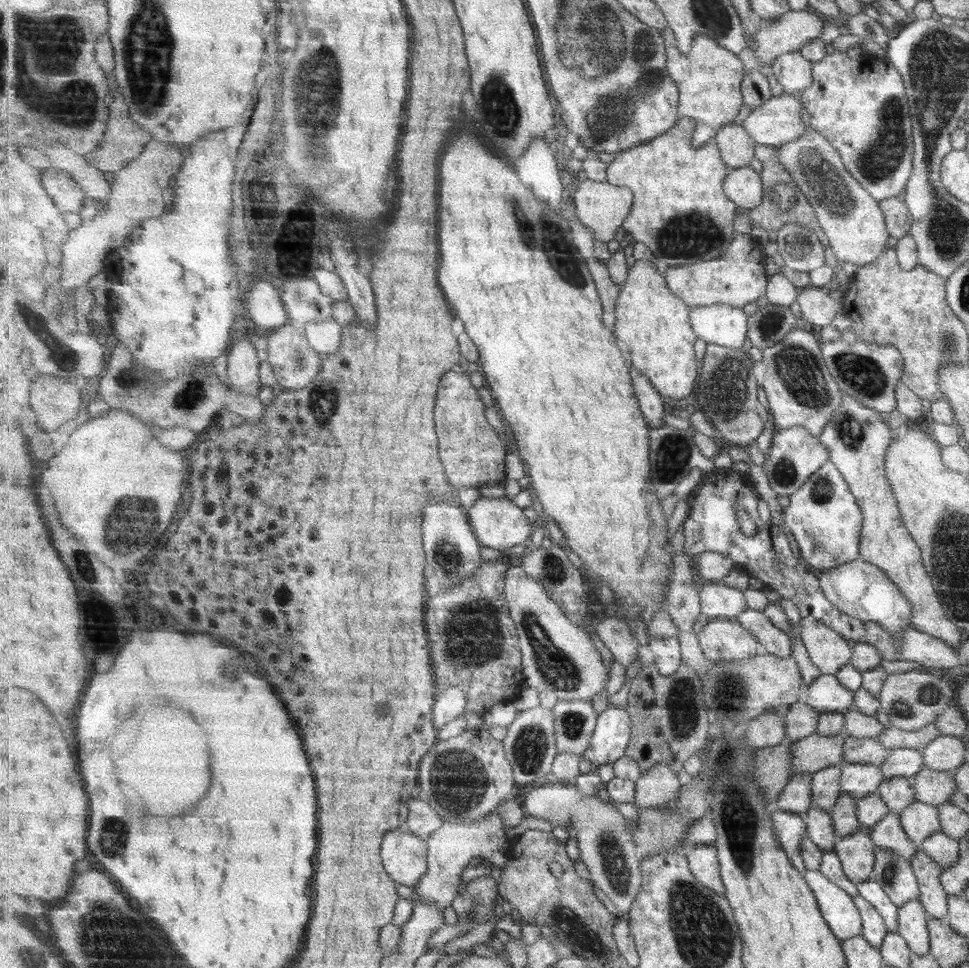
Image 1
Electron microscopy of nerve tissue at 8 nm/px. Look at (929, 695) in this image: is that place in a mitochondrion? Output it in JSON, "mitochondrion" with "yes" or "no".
{"mitochondrion":"yes"}

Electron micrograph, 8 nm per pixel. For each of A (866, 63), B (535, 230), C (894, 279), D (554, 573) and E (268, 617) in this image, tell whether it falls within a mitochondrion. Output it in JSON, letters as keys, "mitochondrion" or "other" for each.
{"A":"other","B":"mitochondrion","C":"other","D":"mitochondrion","E":"other"}

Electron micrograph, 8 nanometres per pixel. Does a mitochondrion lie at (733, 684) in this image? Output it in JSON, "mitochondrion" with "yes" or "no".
{"mitochondrion":"yes"}

